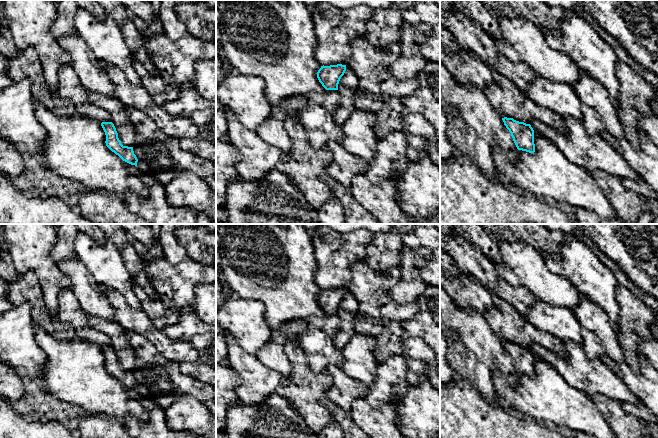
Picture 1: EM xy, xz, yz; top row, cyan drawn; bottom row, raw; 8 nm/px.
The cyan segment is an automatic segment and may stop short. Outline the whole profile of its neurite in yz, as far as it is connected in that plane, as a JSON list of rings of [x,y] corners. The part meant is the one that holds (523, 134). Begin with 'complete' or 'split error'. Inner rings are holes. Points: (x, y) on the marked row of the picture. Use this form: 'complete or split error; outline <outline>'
complete; outline [[[504,117],[502,120],[506,128],[511,133],[517,149],[529,153],[534,153],[534,130],[531,125],[516,121],[513,118]]]

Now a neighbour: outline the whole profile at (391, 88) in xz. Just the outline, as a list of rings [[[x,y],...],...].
[[[388,78],[380,83],[376,92],[383,99],[383,108],[375,113],[374,132],[378,138],[392,131],[403,132],[402,114],[406,109],[401,98],[411,96],[419,89],[417,79],[398,80]]]

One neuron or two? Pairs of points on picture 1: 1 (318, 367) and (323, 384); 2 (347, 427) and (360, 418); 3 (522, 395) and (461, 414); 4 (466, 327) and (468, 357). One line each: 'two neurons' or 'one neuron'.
1: two neurons
2: two neurons
3: two neurons
4: one neuron

